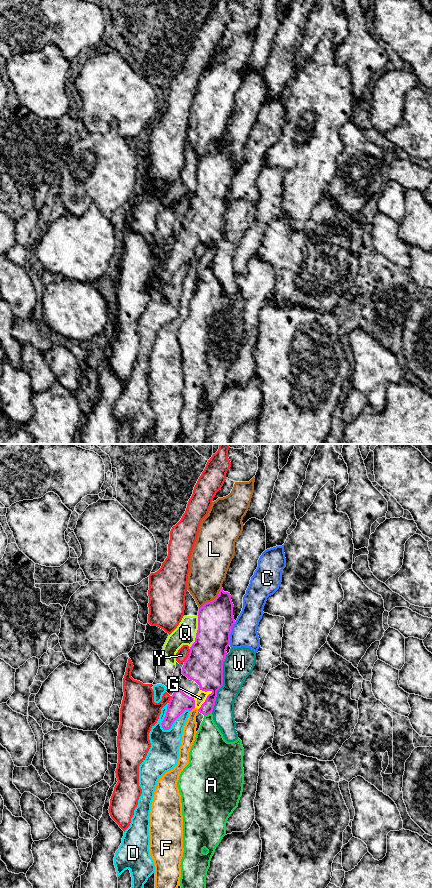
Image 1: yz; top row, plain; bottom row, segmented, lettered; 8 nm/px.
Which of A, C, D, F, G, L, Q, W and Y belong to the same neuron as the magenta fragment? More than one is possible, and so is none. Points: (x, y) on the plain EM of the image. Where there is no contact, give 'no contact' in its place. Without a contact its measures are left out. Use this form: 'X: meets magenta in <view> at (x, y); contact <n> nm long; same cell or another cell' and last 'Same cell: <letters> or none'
A: meets magenta in yz at (207, 266); contact 80 nm long; another cell
C: meets magenta in yz at (230, 185); contact 190 nm long; another cell
D: meets magenta in yz at (174, 272); contact 280 nm long; another cell
F: meets magenta in yz at (192, 260); contact 50 nm long; another cell
G: meets magenta in yz at (205, 252); contact 190 nm long; another cell
L: meets magenta in yz at (213, 152); contact 260 nm long; another cell
Q: meets magenta in yz at (197, 184); contact 280 nm long; another cell
W: meets magenta in yz at (222, 235); contact 480 nm long; another cell
Y: meets magenta in yz at (188, 208); contact 120 nm long; another cell
Same cell: none

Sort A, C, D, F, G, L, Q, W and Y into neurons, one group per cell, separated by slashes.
A / C / D Q / F G / L / W / Y

